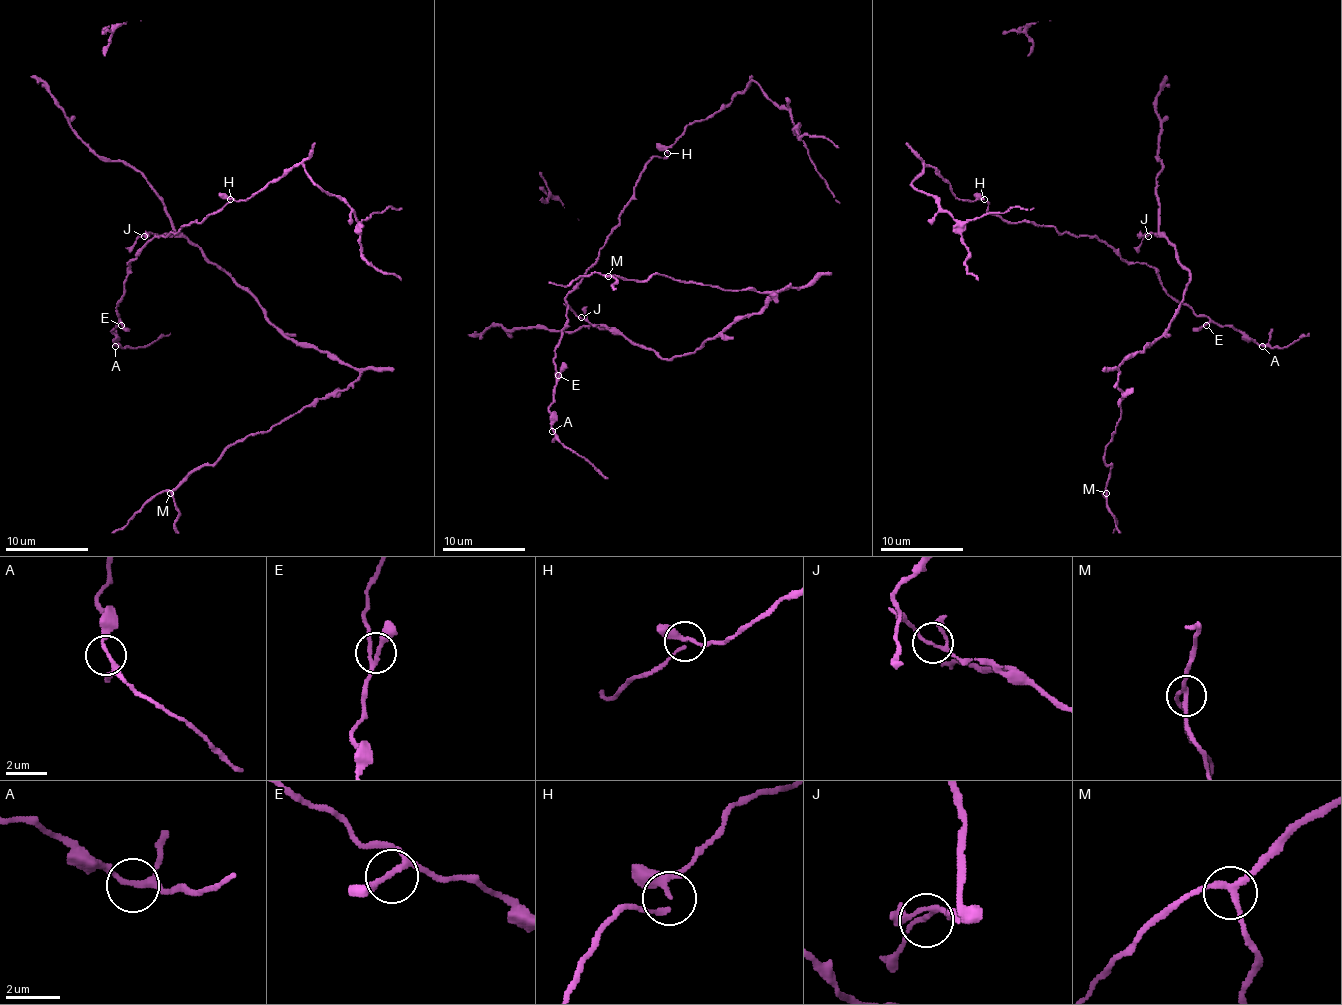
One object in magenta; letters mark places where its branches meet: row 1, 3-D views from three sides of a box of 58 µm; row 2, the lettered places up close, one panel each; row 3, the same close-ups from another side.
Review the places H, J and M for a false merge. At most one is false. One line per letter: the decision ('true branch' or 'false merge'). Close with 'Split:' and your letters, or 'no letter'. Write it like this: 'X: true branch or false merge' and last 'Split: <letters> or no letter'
H: true branch
J: true branch
M: true branch
Split: no letter

